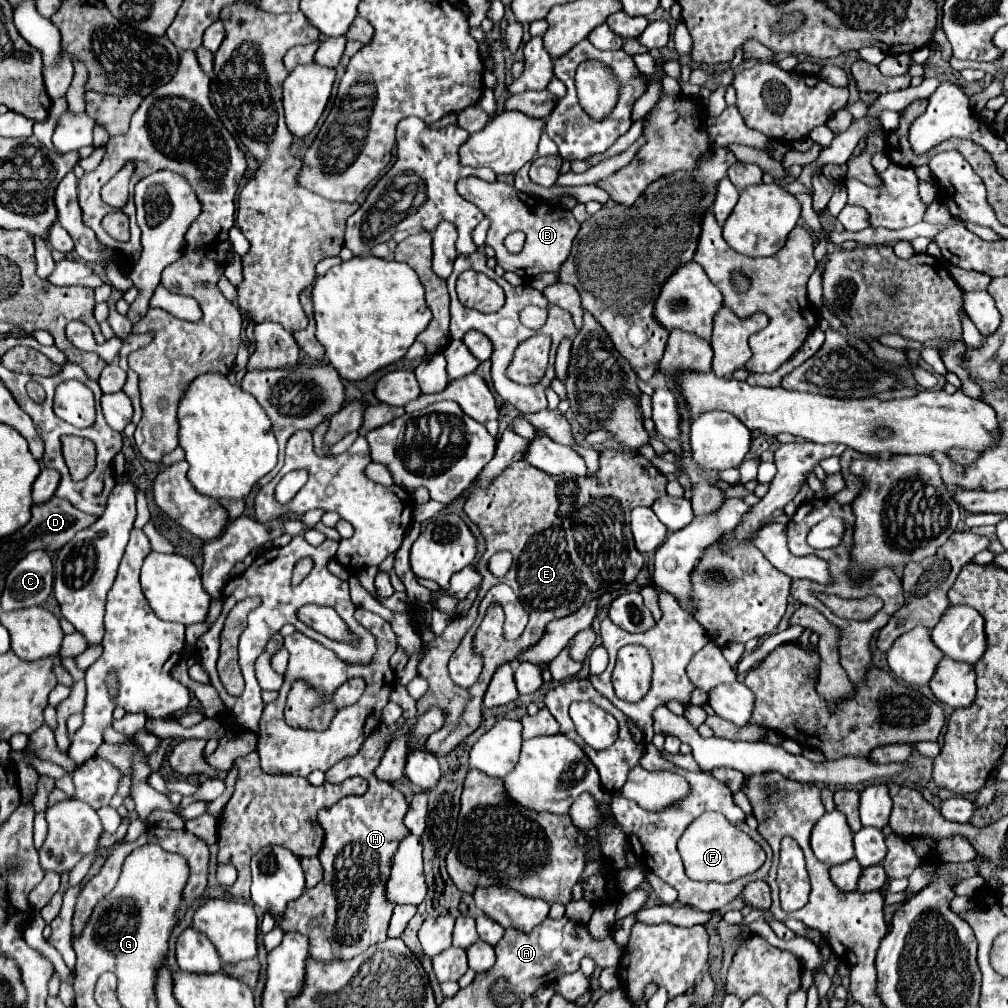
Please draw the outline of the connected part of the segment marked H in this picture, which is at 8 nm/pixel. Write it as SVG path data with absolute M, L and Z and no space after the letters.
M381 723L355 755L341 759L325 773L329 783L341 783L347 777L359 775L369 781L369 791L361 797L345 797L333 807L319 811L319 823L325 829L319 861L325 869L325 877L313 889L305 889L303 897L291 901L287 913L279 921L283 931L299 931L307 935L311 941L311 957L323 963L353 959L371 945L387 939L393 905L387 905L387 899L383 897L383 881L387 881L399 841L403 835L409 834L403 825L403 809L407 809L407 801L393 785L379 781L375 769L379 767L381 757L389 747L389 737L395 731L395 725L387 727Z

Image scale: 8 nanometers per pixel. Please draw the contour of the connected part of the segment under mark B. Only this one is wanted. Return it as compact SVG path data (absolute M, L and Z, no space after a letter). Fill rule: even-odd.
M467 177L457 183L457 191L467 201L475 203L491 219L491 227L487 233L487 245L493 247L497 265L501 265L505 271L513 271L521 277L535 277L535 275L547 273L547 271L557 273L561 263L569 257L573 239L579 231L579 223L575 221L575 217L569 209L565 209L561 205L549 205L543 199L521 193L513 185L507 185L505 181L487 183L479 177ZM513 231L527 233L525 247L519 255L509 253L503 245L503 239Z

